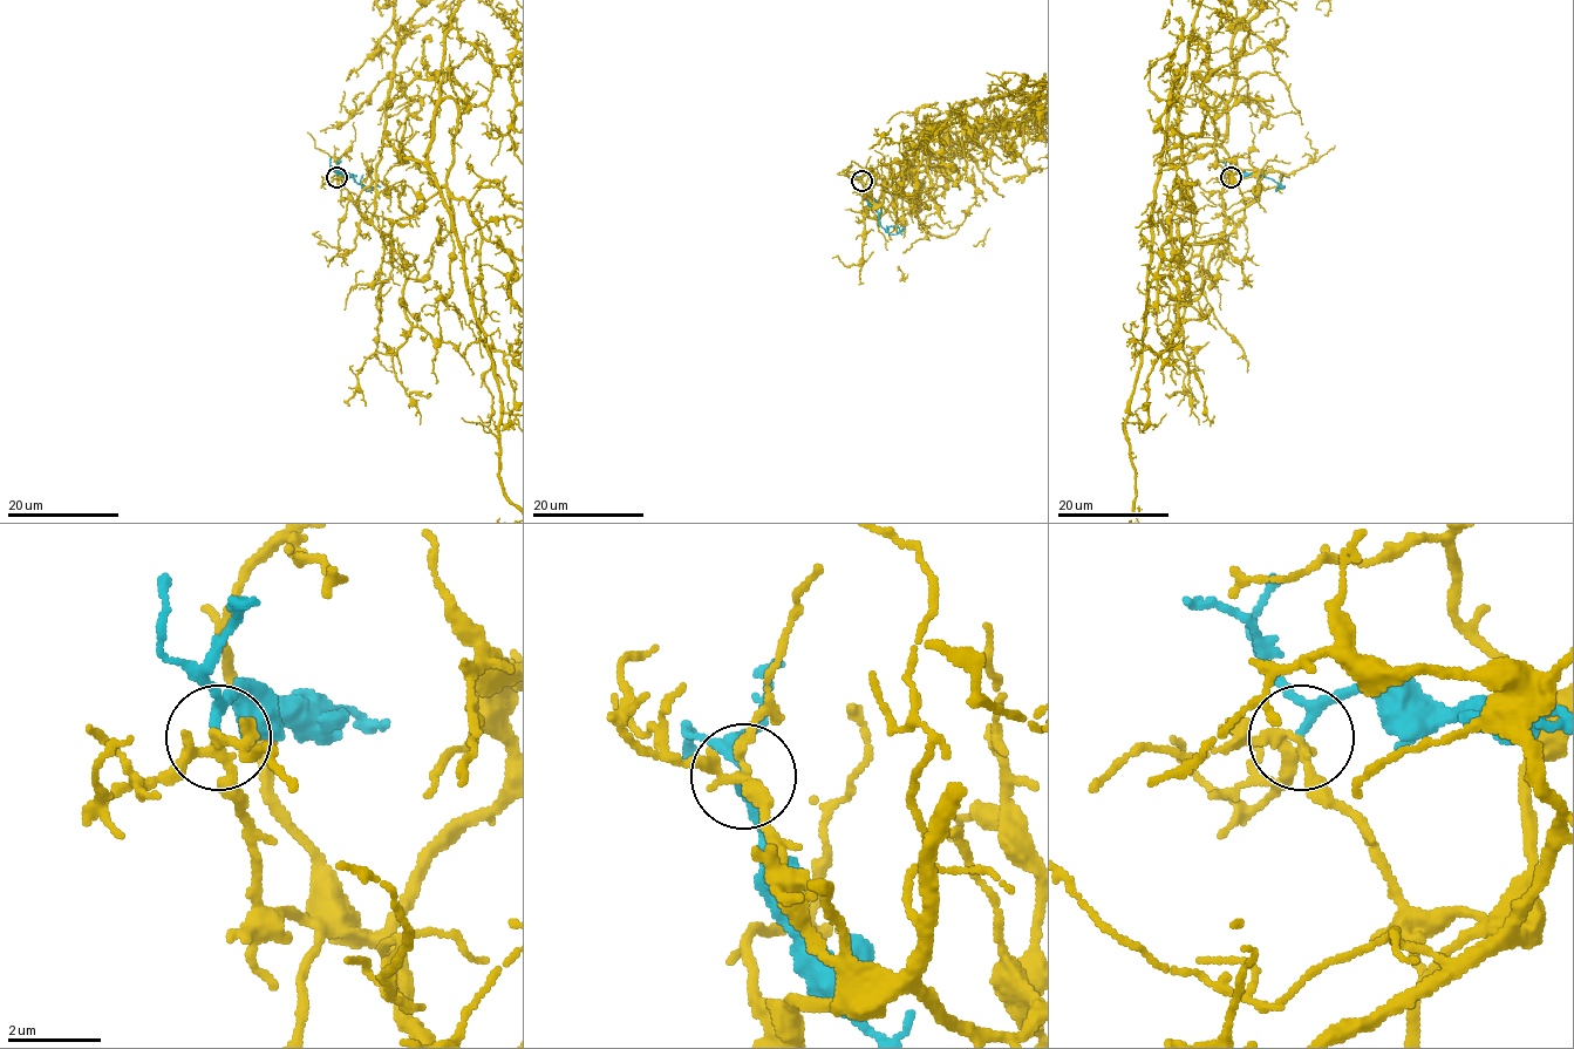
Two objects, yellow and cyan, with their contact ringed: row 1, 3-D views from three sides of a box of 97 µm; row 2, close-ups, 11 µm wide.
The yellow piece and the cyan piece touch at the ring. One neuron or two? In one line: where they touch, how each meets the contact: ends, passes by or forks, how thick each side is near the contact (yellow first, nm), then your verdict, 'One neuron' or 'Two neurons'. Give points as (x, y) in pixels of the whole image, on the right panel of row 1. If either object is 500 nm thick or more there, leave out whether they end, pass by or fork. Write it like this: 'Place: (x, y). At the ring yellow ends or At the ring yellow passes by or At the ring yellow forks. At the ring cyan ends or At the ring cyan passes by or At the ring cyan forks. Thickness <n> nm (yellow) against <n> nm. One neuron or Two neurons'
Place: (1231, 177). At the ring yellow forks. At the ring cyan passes by. Thickness 190 nm (yellow) against 180 nm. Two neurons

